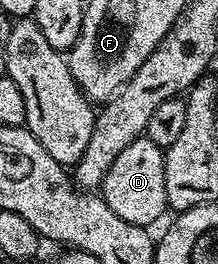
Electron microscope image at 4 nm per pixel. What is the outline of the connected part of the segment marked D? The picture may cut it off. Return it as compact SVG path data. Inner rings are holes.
M140 136L129 144L107 171L99 194L108 207L127 223L152 227L164 213L167 213L167 187L163 184L163 163L165 154L147 136Z

